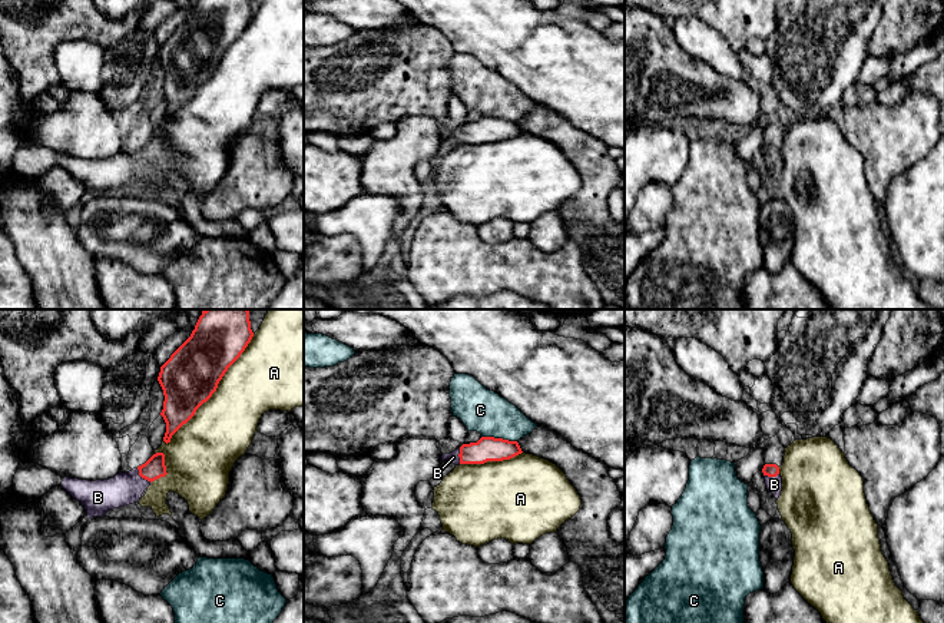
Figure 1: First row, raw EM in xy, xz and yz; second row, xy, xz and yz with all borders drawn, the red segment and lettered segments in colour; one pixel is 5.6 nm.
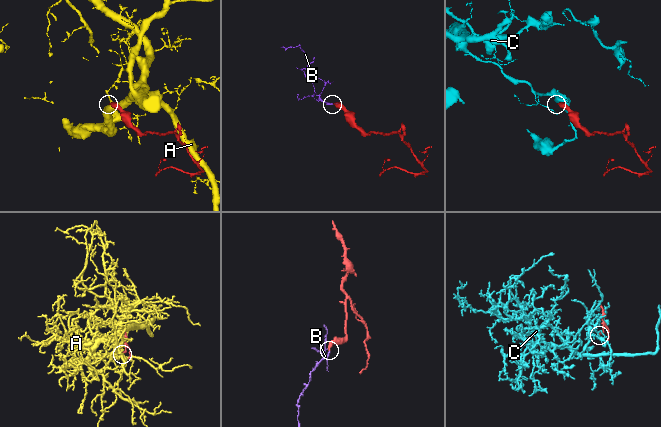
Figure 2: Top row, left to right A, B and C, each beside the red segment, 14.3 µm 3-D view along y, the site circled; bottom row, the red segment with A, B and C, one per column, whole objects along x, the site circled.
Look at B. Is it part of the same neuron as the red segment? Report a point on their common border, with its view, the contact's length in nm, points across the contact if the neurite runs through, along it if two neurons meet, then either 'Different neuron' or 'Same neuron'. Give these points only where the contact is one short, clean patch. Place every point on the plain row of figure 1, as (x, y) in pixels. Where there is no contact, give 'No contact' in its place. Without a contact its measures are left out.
Touches red at xy (142, 156). Shared border 120 nm. Same neuron

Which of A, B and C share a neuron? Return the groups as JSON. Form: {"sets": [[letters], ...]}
{"sets": [["A"], ["B"], ["C"]]}

